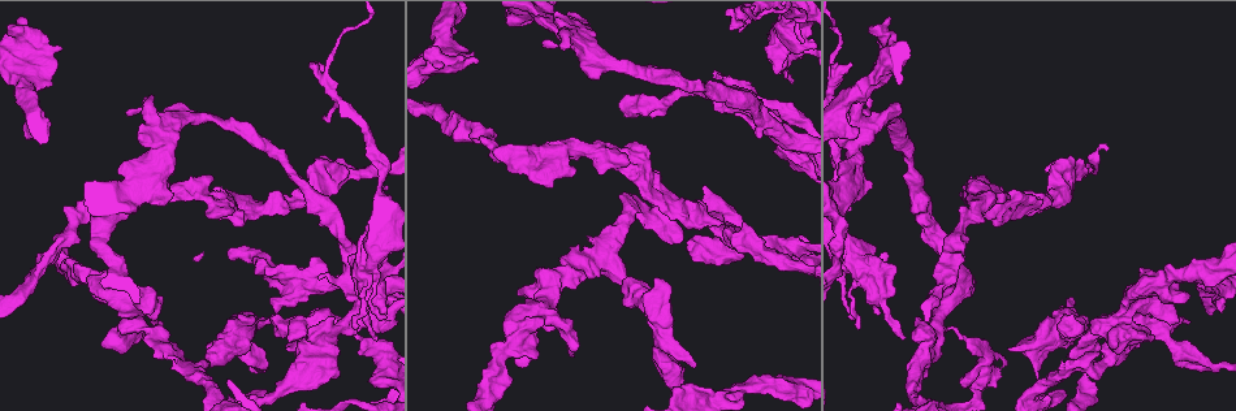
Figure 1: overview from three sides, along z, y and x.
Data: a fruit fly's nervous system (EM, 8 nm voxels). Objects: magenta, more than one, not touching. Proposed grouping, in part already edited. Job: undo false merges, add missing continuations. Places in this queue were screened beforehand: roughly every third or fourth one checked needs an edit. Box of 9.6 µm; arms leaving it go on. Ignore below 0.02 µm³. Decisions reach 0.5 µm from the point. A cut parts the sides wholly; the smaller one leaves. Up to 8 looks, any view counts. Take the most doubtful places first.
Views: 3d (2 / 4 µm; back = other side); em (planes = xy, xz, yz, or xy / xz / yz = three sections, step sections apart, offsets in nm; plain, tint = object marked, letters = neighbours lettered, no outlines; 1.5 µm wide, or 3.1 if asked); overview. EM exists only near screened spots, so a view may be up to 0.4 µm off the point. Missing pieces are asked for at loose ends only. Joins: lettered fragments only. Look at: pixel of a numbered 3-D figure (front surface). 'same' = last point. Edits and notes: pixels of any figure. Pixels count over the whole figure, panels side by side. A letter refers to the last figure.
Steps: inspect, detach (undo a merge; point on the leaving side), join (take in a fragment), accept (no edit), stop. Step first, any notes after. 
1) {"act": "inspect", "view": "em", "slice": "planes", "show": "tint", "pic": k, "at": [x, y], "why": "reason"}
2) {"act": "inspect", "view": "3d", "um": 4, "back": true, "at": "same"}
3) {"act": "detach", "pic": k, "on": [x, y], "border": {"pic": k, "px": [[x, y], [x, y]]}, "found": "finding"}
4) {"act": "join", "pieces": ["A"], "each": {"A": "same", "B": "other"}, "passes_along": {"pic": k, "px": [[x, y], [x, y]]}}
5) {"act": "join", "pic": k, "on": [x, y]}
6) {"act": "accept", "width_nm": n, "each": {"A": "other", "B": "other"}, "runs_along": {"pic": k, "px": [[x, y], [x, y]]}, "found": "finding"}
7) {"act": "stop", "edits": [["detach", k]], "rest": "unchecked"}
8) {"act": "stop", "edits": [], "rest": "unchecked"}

{"act": "inspect", "view": "em", "slice": "xz", "step": 8, "show": "letters", "pic": 1, "at": [1010, 349], "why": "branch stops here"}

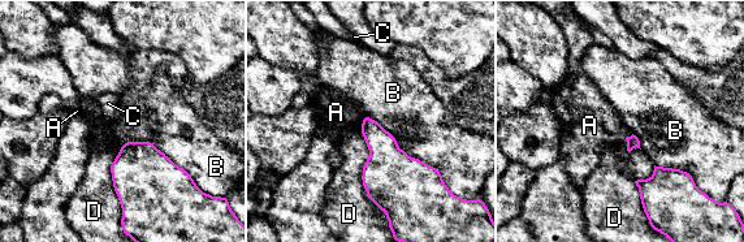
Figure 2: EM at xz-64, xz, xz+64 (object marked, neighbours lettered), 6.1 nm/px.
{"act": "accept", "each": {"A": "other", "B": "other", "C": "other", "D": "other"}, "border": {"pic": 2, "px": [[367, 116], [442, 180]]}, "found": "no lettered fragment goes on from it"}

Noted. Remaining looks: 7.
{"act": "inspect", "view": "em", "slice": "yz", "step": 8, "show": "plain", "pic": 1, "at": [688, 251], "why": "thick end"}

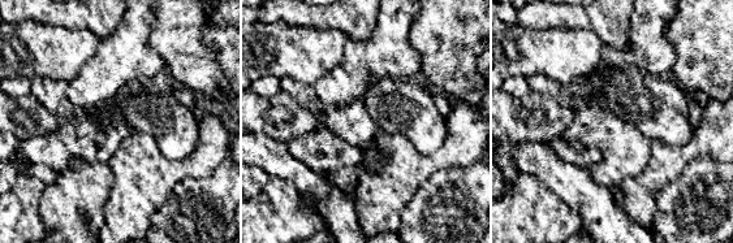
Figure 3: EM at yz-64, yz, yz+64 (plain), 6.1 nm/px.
{"act": "inspect", "view": "em", "slice": "yz", "step": 8, "show": "letters", "at": "same"}

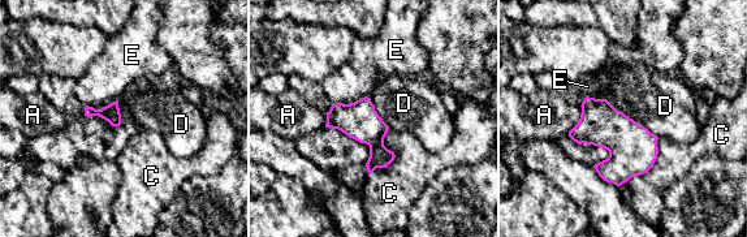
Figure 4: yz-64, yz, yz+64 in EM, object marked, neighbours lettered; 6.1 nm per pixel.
{"act": "accept", "each": {"A": "other", "C": "other", "D": "other", "E": "other"}, "found": "no lettered fragment goes on from it"}

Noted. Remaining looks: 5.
{"act": "inspect", "view": "3d", "um": 2, "pic": 1, "at": [378, 340], "why": "tapers out"}

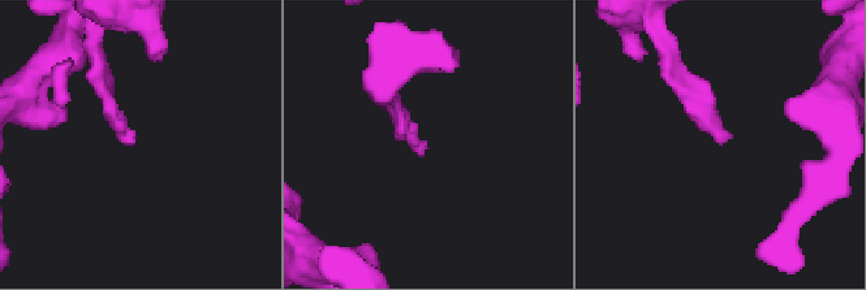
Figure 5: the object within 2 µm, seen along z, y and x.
{"act": "inspect", "view": "em", "slice": "xy", "step": 8, "show": "tint", "pic": 5, "at": [428, 147]}

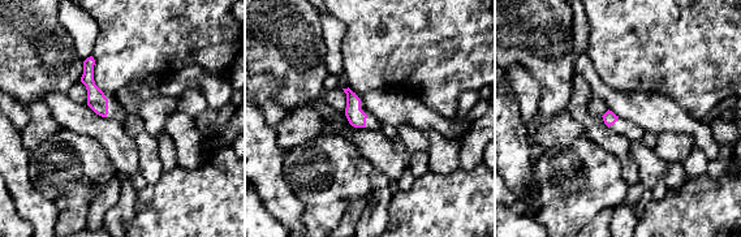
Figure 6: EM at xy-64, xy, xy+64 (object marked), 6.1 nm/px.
{"act": "inspect", "view": "em", "slice": "planes", "show": "letters", "at": "same"}

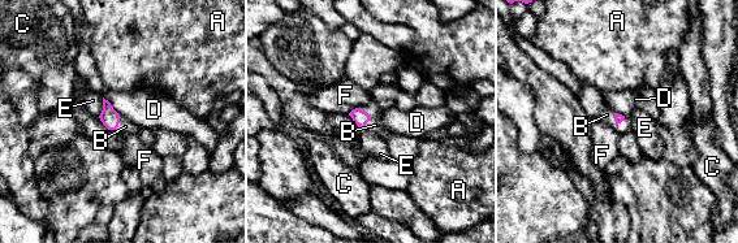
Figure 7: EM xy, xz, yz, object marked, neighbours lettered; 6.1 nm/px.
{"act": "join", "pieces": ["B"], "each": {"A": "other", "B": "same", "C": "other", "D": "other", "E": "other", "F": "other"}, "passes_along": {"pic": 7, "px": [[359, 117], [368, 117], [375, 125]]}, "found": "it goes on there"}

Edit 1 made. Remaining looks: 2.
{"act": "stop", "edits": [["join", 7]], "rest": "unchecked"}

